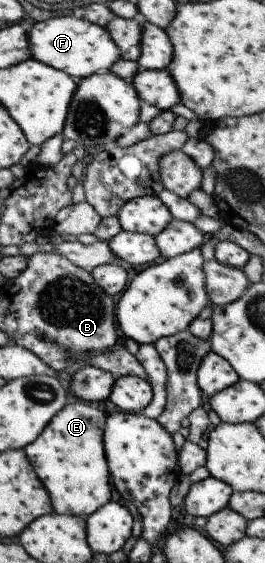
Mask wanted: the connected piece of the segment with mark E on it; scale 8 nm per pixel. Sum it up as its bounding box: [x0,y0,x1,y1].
[24,400,113,517]

